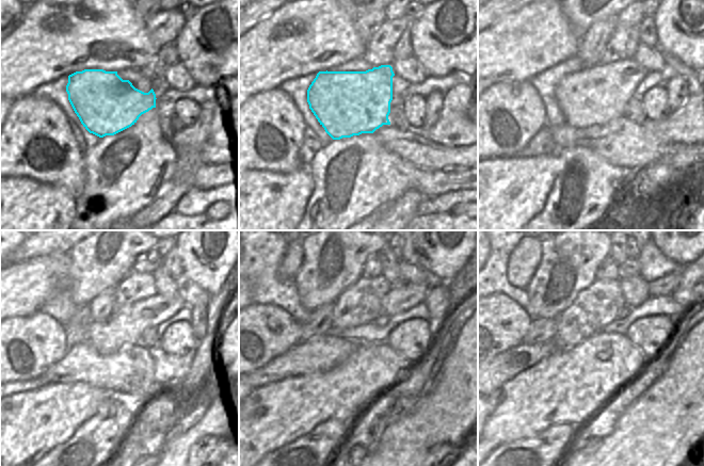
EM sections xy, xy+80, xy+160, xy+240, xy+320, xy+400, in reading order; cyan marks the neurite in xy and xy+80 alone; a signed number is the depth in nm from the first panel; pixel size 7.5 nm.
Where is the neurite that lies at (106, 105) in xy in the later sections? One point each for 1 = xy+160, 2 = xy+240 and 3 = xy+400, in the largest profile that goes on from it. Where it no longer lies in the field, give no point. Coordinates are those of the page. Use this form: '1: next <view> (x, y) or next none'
1: next xy+160 (595, 95)
2: next xy+240 (126, 326)
3: next xy+400 (666, 286)

